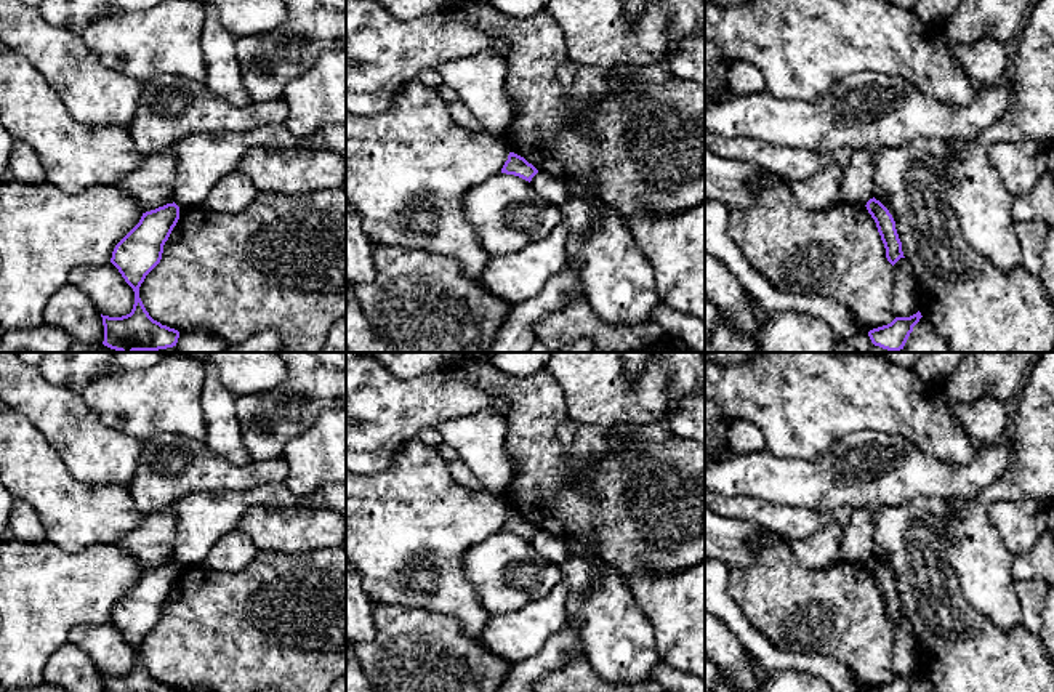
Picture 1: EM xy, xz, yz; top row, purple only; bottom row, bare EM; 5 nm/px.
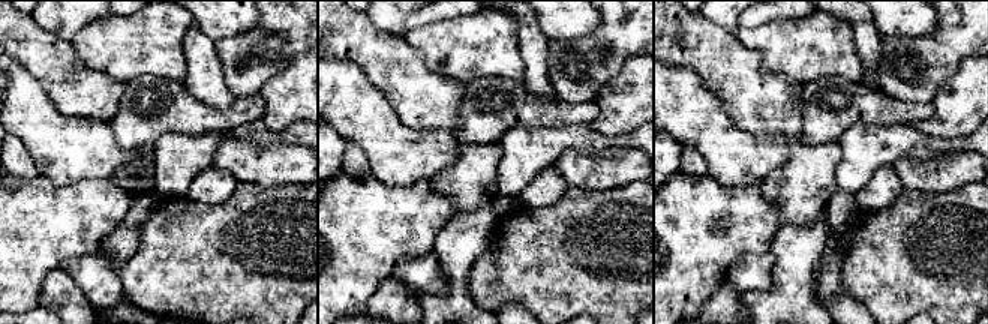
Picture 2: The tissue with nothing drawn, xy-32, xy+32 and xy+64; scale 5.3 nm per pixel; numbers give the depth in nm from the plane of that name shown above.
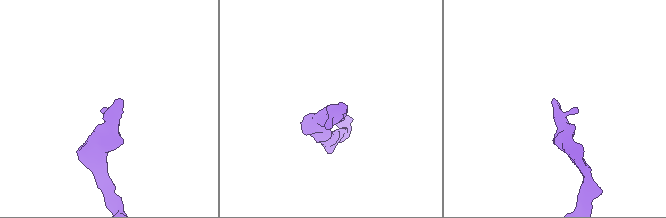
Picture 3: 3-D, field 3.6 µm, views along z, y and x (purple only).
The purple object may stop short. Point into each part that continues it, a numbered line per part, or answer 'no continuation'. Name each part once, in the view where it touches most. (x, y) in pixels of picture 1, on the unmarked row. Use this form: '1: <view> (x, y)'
no continuation

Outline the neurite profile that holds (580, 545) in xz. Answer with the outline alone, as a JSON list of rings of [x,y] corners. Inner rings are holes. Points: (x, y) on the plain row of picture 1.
[[[570,537],[565,540],[570,553],[581,554],[588,559],[594,575],[601,573],[607,565],[597,549],[597,545],[588,537]]]

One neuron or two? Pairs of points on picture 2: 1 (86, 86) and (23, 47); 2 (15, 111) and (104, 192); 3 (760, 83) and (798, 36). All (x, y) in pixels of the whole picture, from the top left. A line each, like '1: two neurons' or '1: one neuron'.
1: one neuron
2: two neurons
3: two neurons

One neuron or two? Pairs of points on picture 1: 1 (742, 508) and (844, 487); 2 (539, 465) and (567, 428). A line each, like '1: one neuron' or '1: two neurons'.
1: two neurons
2: two neurons

